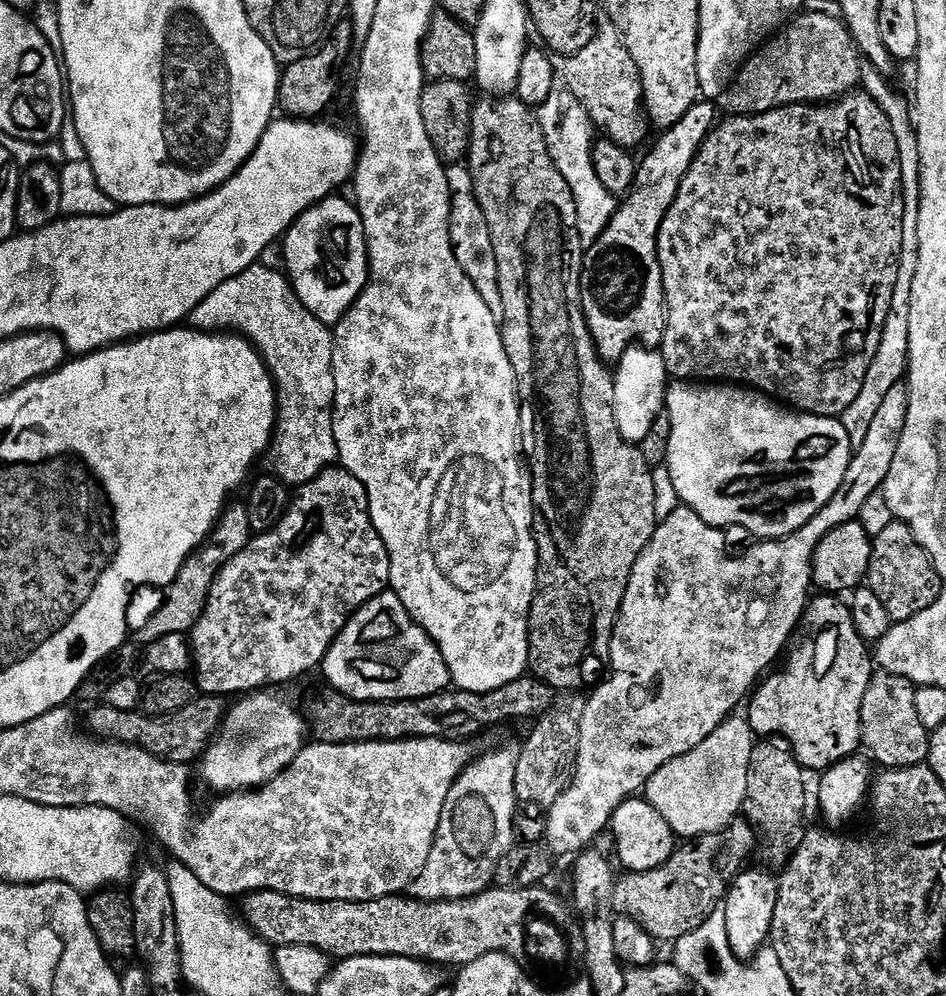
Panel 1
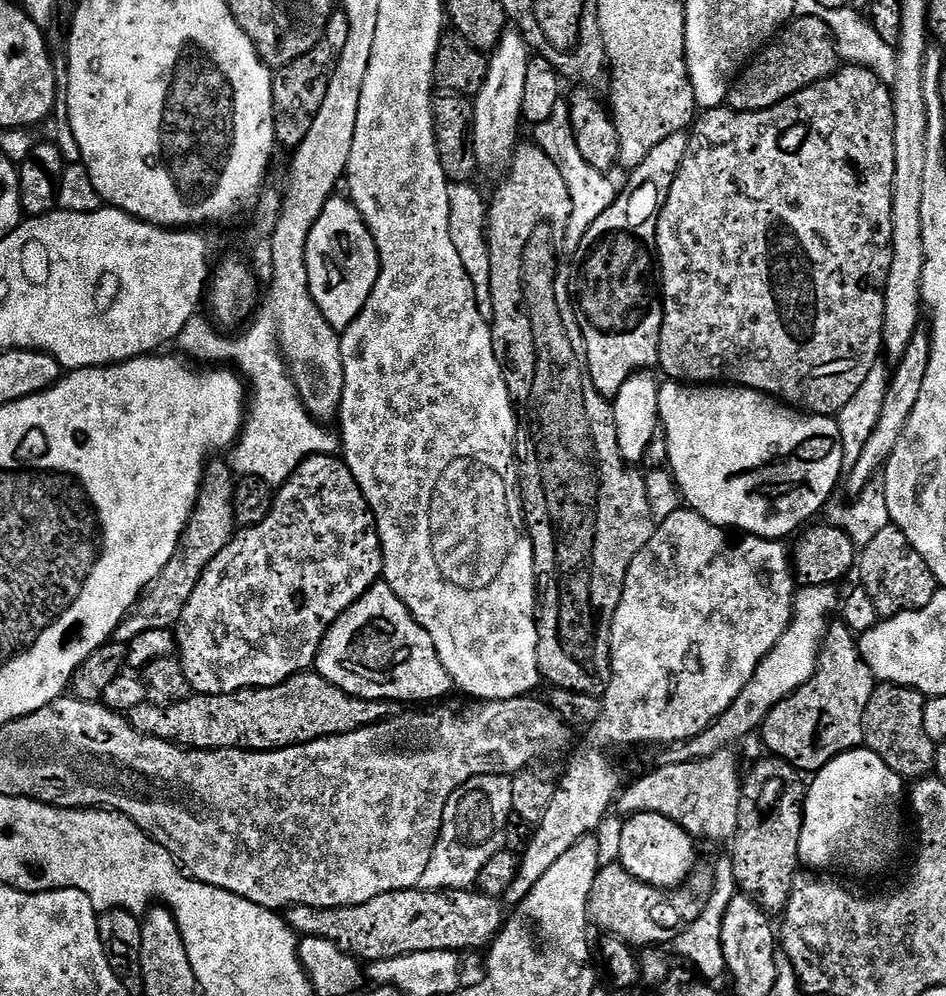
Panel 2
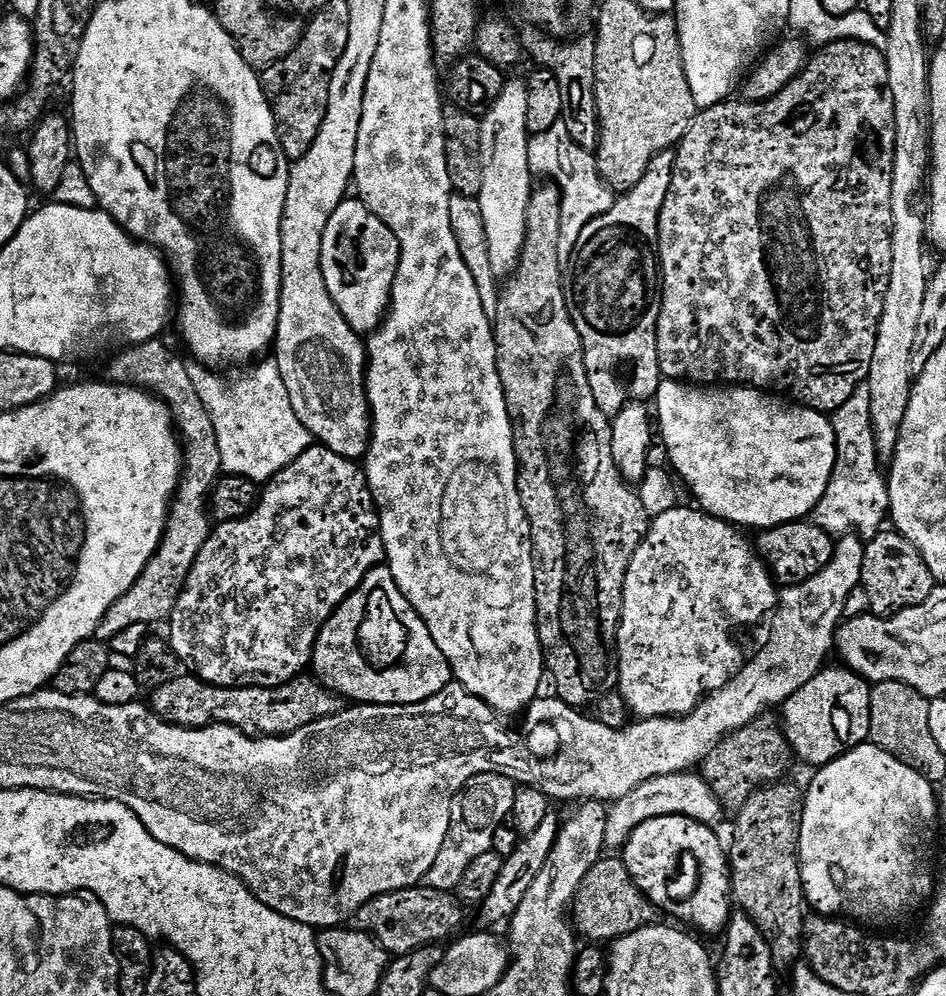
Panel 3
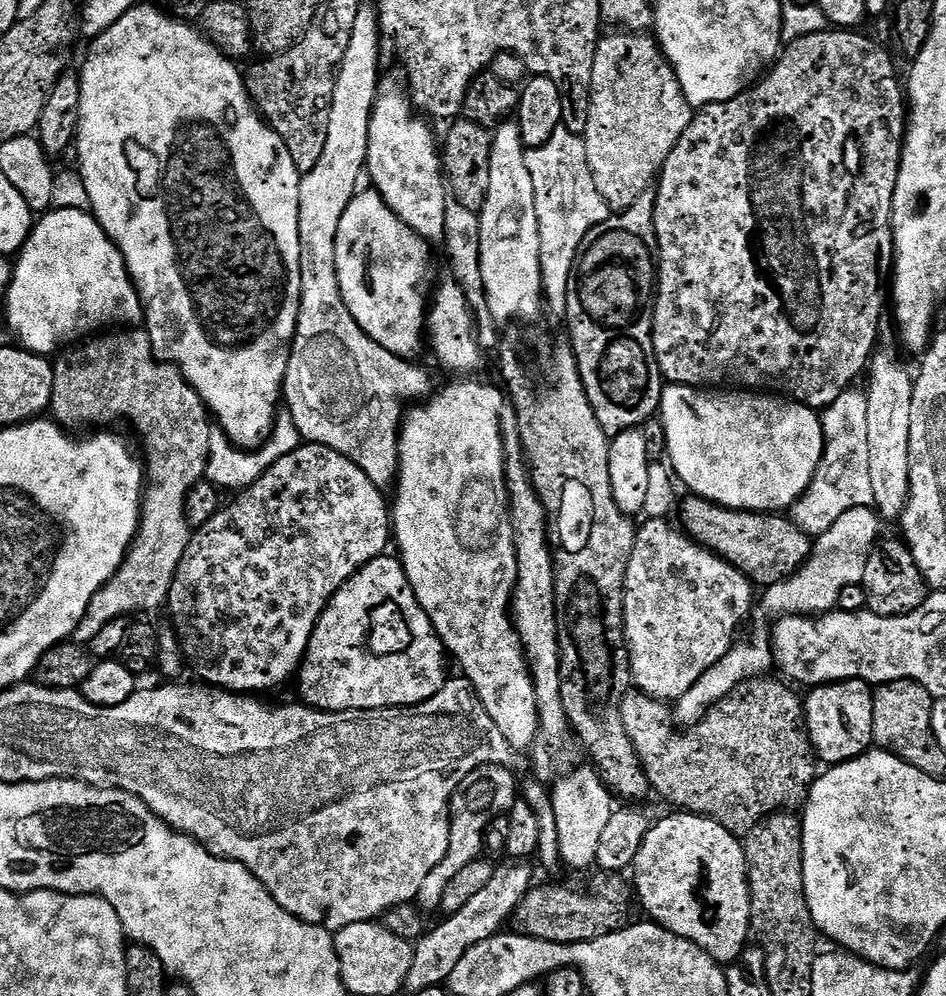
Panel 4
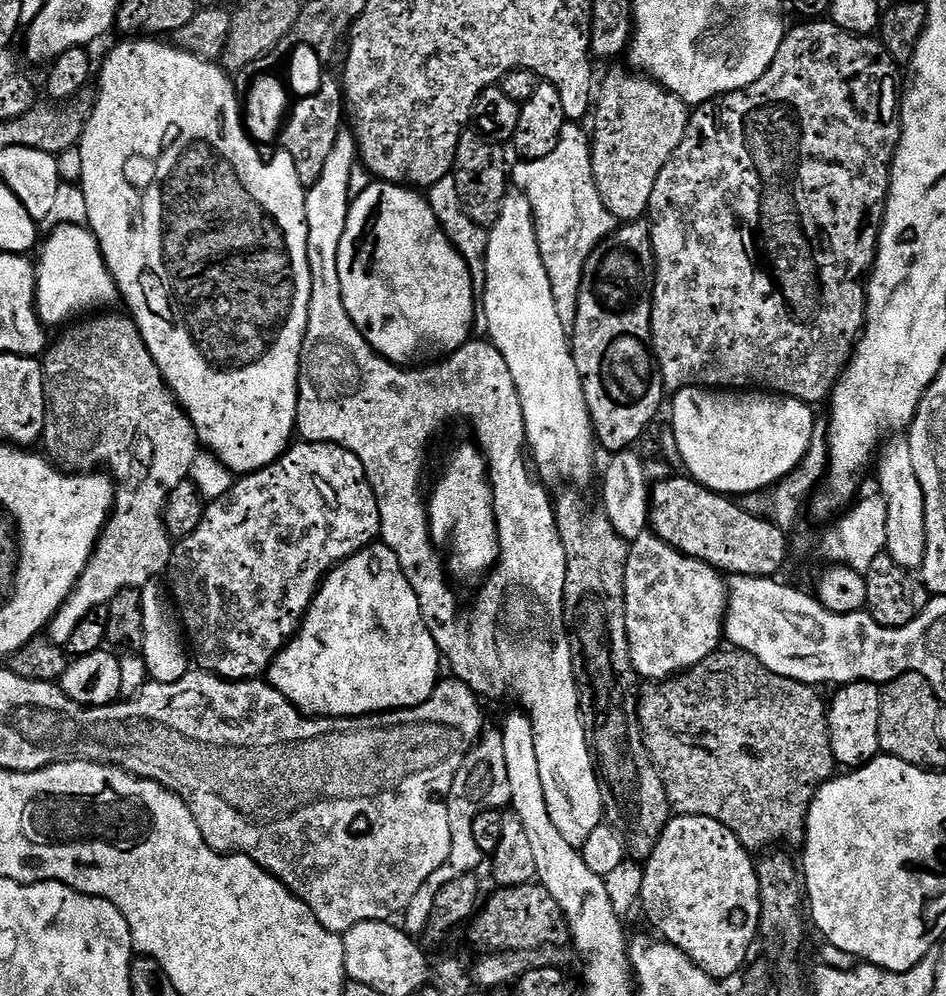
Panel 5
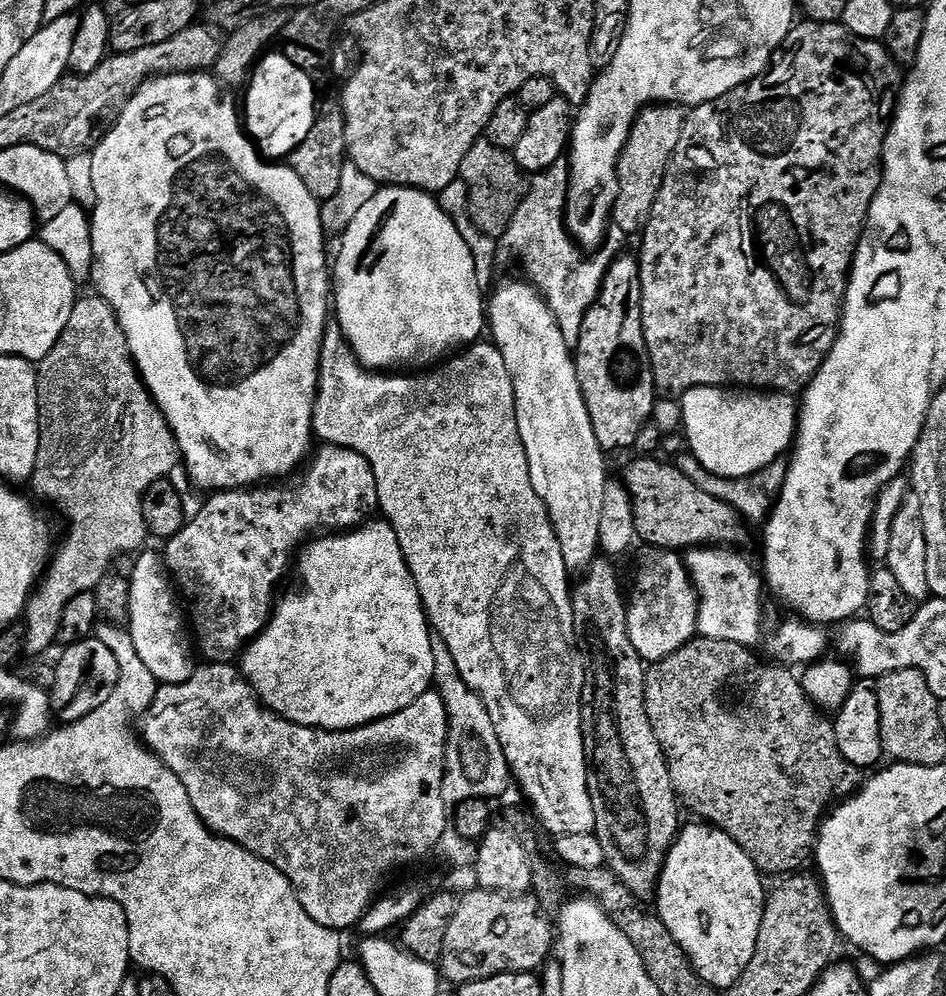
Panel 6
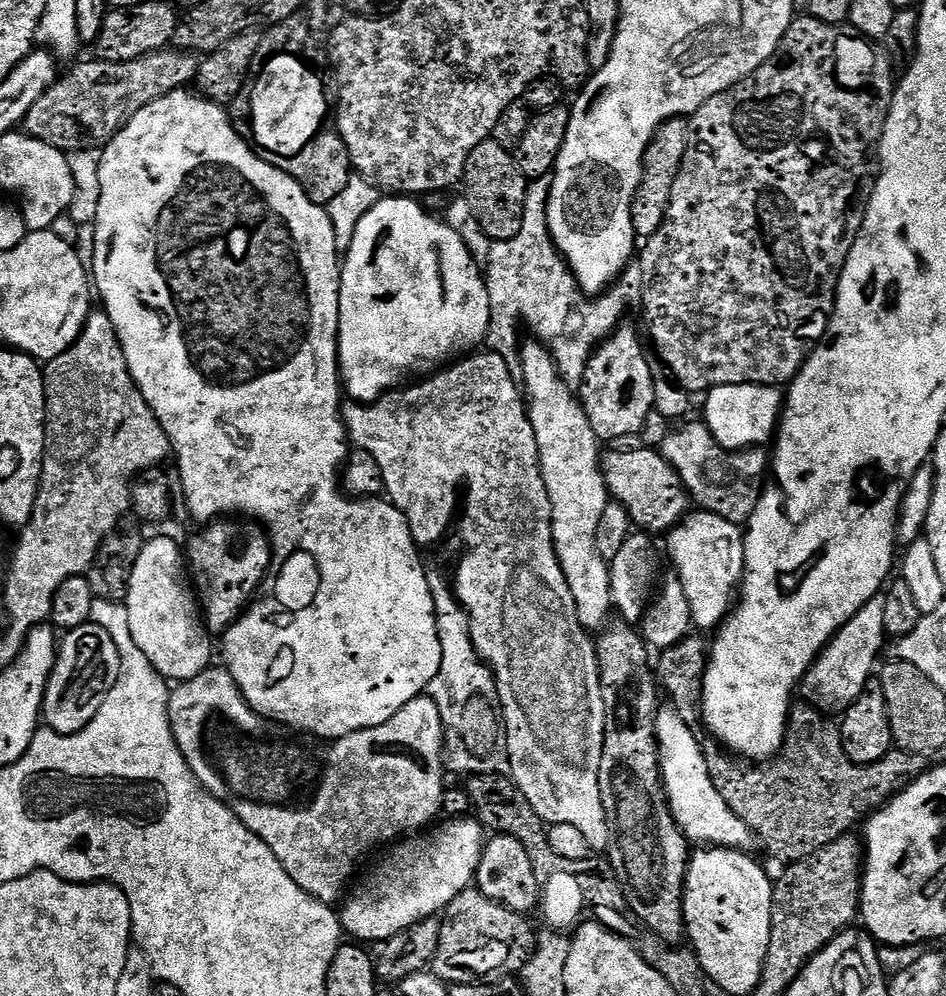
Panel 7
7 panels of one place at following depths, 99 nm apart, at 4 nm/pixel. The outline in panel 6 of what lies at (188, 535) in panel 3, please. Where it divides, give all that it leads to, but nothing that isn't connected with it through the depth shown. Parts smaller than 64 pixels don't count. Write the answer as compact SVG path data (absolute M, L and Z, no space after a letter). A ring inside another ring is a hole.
M81 295L77 299L70 322L66 322L66 330L62 330L54 350L50 350L38 364L40 441L30 487L68 519L68 541L60 557L58 552L51 561L22 617L23 623L28 623L24 644L32 656L42 655L52 643L57 643L66 606L70 606L78 594L95 593L97 586L113 571L112 563L119 552L136 554L145 547L144 539L150 536L142 514L146 490L154 486L154 482L169 479L173 475L171 472L182 464L178 442L162 410L153 402L147 386L140 379L128 339L114 310L100 295L91 295Z

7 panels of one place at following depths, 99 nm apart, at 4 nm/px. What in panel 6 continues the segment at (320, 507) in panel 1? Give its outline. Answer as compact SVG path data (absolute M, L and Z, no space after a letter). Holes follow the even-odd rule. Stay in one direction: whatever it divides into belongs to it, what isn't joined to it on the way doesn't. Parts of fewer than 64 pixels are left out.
M329 444L321 449L317 456L315 453L311 457L307 465L308 476L302 477L289 488L253 486L247 490L220 490L209 495L212 497L205 502L204 509L193 520L191 517L184 529L163 545L162 559L179 595L186 601L190 628L194 633L199 655L201 652L205 661L232 664L235 656L237 659L238 654L243 653L267 628L272 619L274 601L277 599L276 587L283 582L284 575L290 572L294 557L309 537L321 530L332 534L355 530L369 523L375 517L372 515L377 515L380 499L370 462L366 462L362 454L349 448L339 448L336 444Z

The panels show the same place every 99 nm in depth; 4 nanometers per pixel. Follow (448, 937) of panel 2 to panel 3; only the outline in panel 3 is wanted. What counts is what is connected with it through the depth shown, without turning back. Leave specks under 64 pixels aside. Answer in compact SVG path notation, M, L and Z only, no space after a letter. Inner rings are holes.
M417 886L371 899L356 912L352 924L357 931L376 940L389 955L397 957L443 943L448 937L451 939L464 922L463 911L463 905L451 893Z

